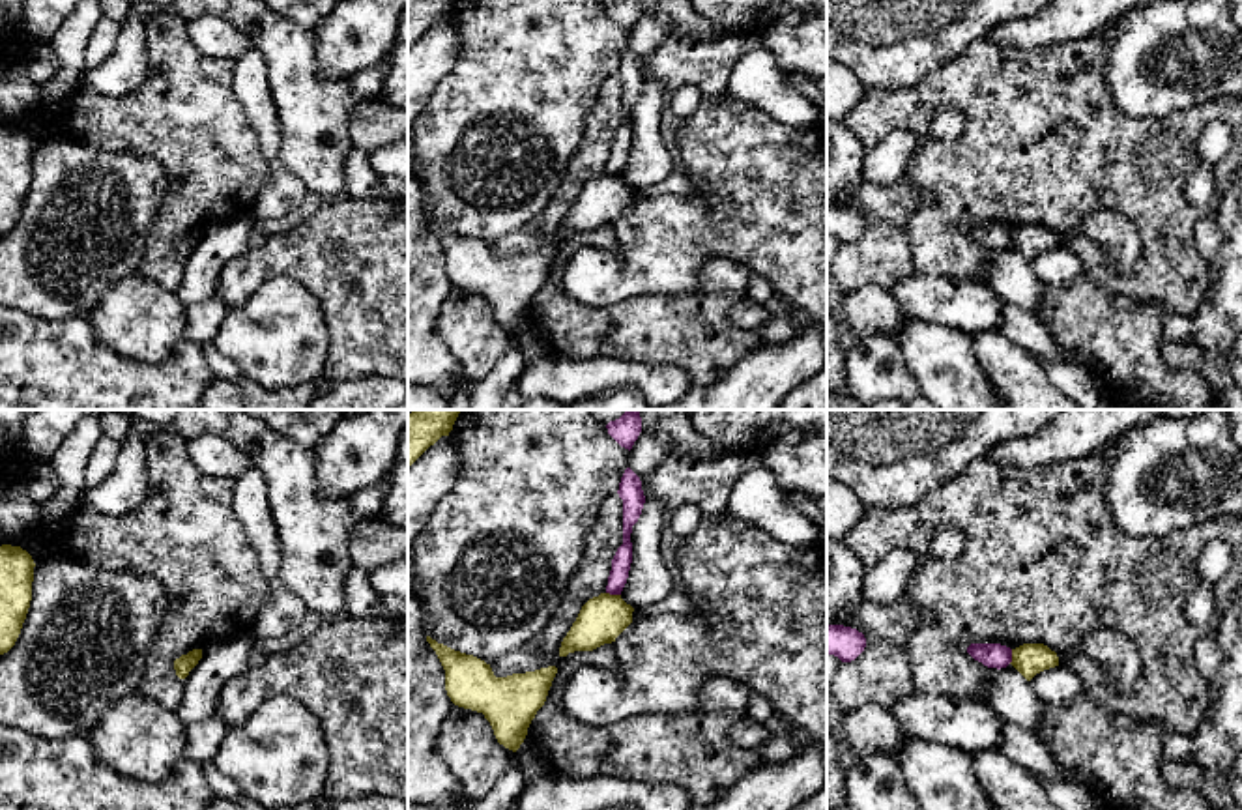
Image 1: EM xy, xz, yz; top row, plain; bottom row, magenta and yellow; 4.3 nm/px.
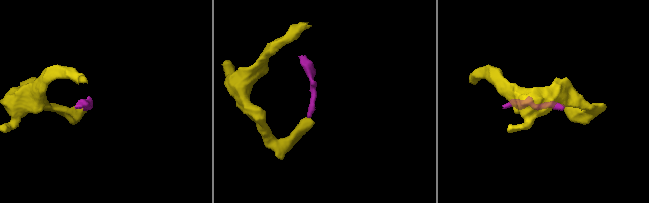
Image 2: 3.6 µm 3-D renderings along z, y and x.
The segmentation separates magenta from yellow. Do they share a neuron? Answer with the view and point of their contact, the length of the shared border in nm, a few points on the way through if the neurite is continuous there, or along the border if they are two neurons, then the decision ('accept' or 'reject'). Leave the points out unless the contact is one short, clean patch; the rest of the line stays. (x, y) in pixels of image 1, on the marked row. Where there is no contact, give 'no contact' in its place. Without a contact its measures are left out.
contact xz (614, 593); length 70 nm; border xz (606, 592), (620, 595); reject

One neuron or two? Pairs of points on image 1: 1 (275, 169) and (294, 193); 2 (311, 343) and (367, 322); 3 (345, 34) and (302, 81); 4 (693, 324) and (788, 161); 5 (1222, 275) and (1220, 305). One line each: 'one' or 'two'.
1: one
2: two
3: two
4: two
5: one

